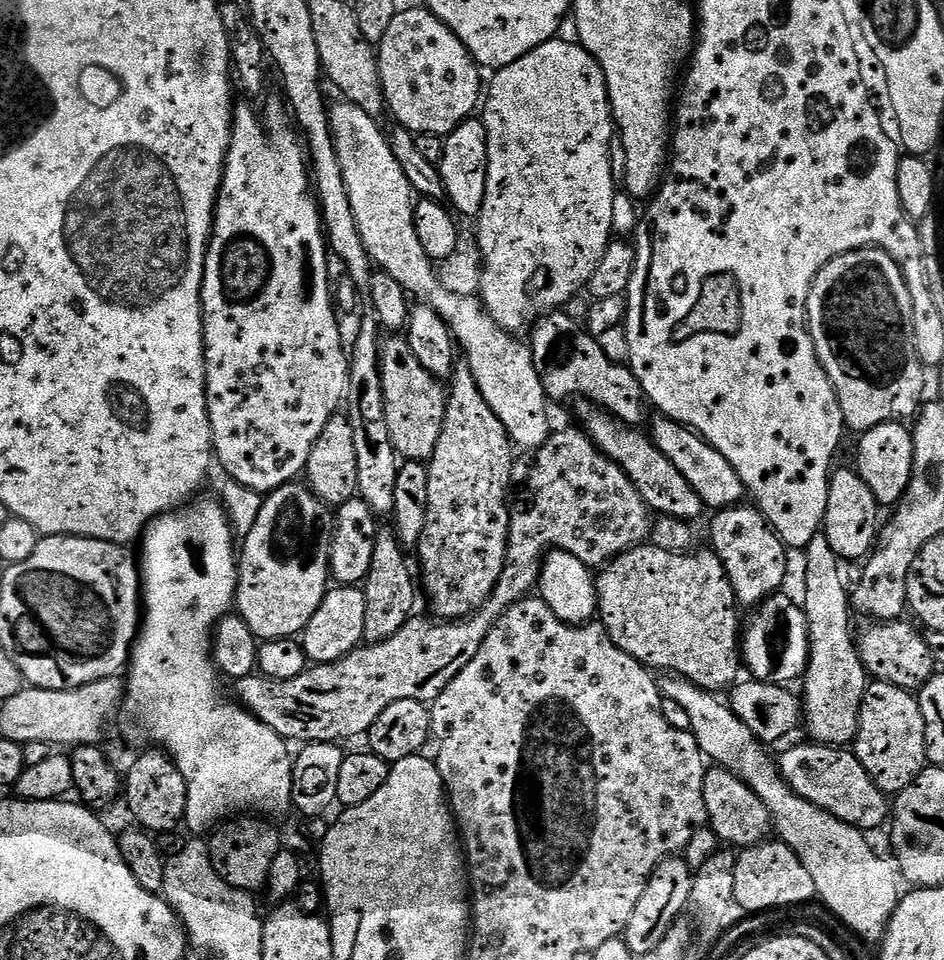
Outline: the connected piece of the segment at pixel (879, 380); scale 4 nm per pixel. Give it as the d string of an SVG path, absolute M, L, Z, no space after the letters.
M860 248L834 258L814 278L808 299L808 333L816 347L842 406L844 423L856 434L869 432L879 424L904 422L917 415L924 396L925 365L914 350L912 299L902 270L880 248Z

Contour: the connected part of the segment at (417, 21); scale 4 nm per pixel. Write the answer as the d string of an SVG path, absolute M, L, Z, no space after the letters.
M427 7L397 12L386 38L378 46L380 77L387 111L392 112L395 123L401 128L409 128L422 136L449 136L462 123L477 111L482 100L482 69L476 59L462 46L462 42Z

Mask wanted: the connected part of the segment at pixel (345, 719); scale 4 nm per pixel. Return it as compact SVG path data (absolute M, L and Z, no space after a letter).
M579 427L564 428L561 430L553 431L552 435L548 437L548 441L535 449L531 453L532 456L529 460L517 459L512 466L512 483L514 485L514 495L510 500L510 511L512 517L510 518L510 530L508 531L508 563L504 565L500 580L496 584L496 589L493 590L492 596L485 602L483 608L478 612L473 612L470 618L465 618L459 622L437 622L435 619L427 618L428 620L419 620L413 618L406 622L406 626L394 634L394 638L388 638L386 642L378 644L364 644L356 648L348 656L343 656L342 659L336 660L332 664L318 664L310 666L298 678L290 678L290 682L278 682L271 680L259 674L253 674L248 677L242 677L235 681L236 693L235 699L247 711L251 712L253 716L266 726L270 726L270 730L274 730L280 735L281 738L289 742L295 740L302 740L301 742L345 742L344 740L352 740L355 736L363 737L374 726L374 722L378 718L378 714L382 714L382 710L386 710L386 706L394 706L394 702L406 702L407 700L419 700L421 702L431 702L438 698L438 694L442 694L442 690L446 690L446 686L450 686L450 682L454 682L454 678L458 678L458 674L462 674L462 670L466 670L466 666L470 666L470 662L474 662L474 658L482 650L482 642L486 642L486 638L490 634L490 630L495 626L500 615L502 615L511 604L516 604L529 595L528 592L537 587L540 582L540 565L543 564L545 556L548 555L550 550L559 550L562 552L569 552L577 556L583 564L593 570L603 569L605 564L611 564L617 556L628 552L631 548L639 548L645 543L644 540L653 535L654 532L654 516L648 507L648 503L642 498L642 494L638 494L638 490L634 486L634 482L630 482L630 478L624 471L614 463L613 460L608 460L596 449L596 444L587 436L587 433L582 431Z

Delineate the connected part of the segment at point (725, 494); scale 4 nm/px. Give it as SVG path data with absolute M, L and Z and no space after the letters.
M663 414L653 415L650 435L652 441L674 462L674 466L681 471L686 482L694 486L694 490L704 502L705 509L721 510L739 505L745 499L746 489L742 478L738 478L738 470L722 458L722 454L713 444L709 444L703 436L686 428L676 420L669 420Z

